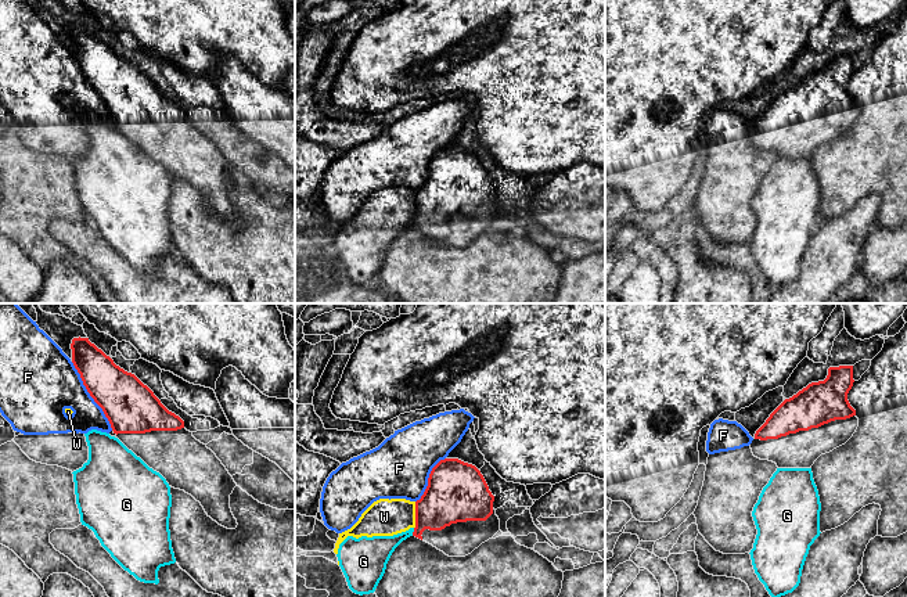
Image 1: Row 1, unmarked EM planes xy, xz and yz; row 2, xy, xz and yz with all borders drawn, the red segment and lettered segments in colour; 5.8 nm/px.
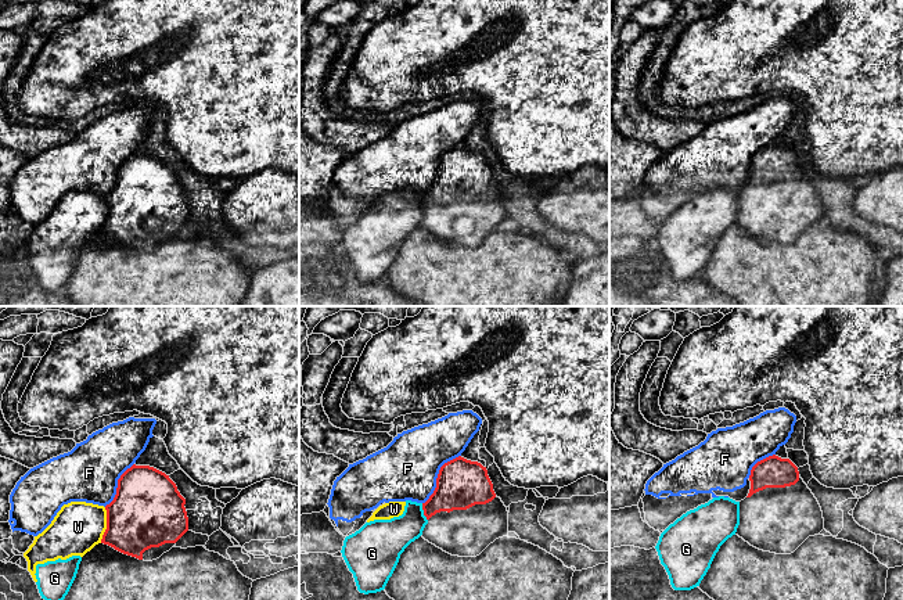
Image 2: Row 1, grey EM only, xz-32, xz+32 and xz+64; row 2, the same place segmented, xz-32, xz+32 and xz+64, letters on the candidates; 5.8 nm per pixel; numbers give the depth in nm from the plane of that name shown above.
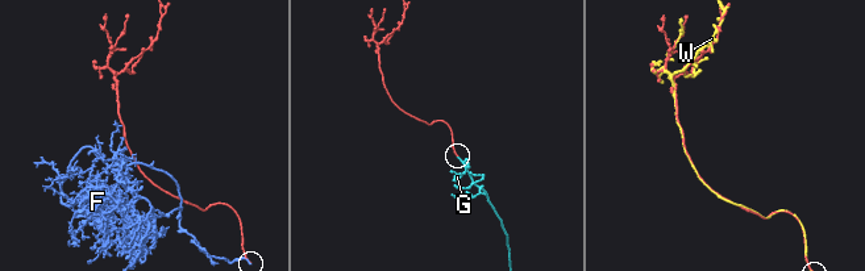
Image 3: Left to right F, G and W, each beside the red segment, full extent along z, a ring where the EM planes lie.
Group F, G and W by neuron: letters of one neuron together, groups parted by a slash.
F / G W

